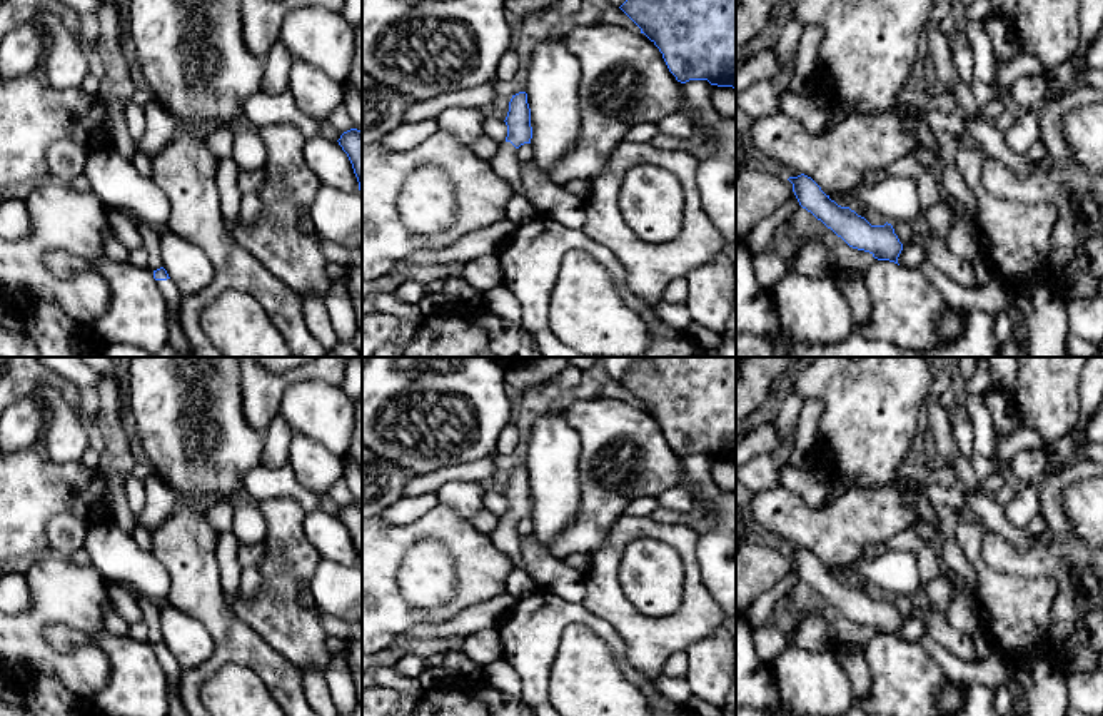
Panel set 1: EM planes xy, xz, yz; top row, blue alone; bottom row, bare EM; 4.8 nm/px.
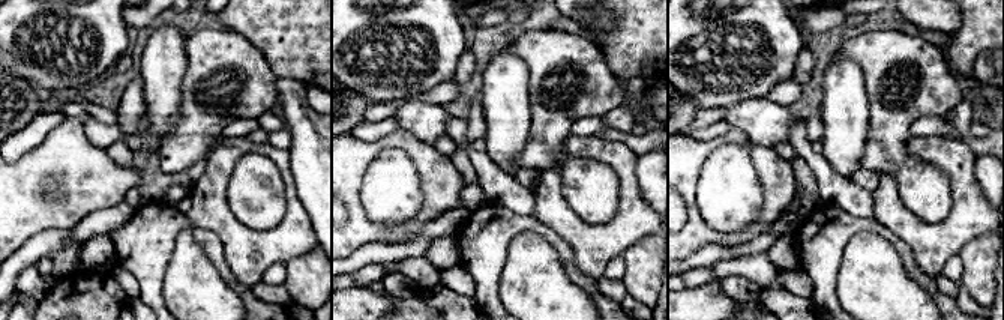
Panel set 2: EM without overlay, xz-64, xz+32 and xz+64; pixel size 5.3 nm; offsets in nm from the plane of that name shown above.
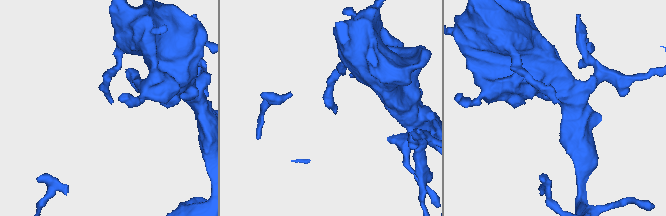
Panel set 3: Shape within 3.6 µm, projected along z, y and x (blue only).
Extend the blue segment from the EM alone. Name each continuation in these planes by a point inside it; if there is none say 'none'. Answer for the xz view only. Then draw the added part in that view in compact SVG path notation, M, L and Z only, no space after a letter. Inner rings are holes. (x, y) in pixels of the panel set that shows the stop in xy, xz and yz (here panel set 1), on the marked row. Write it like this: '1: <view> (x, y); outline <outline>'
1: xz (506, 164); outline M502 142L496 157L489 164L499 177L502 177L507 184L512 185L516 194L521 194L524 190L521 182L517 149L511 142Z

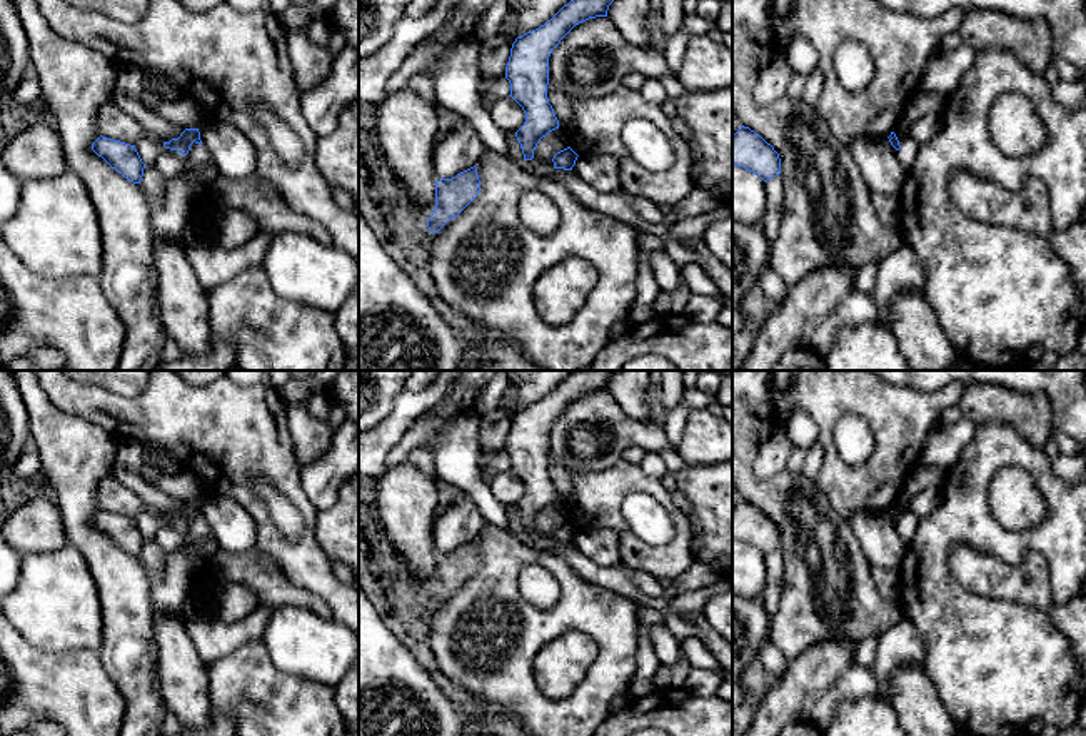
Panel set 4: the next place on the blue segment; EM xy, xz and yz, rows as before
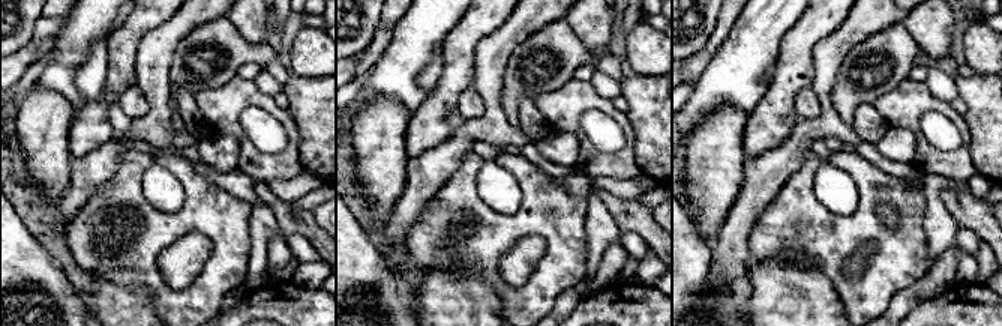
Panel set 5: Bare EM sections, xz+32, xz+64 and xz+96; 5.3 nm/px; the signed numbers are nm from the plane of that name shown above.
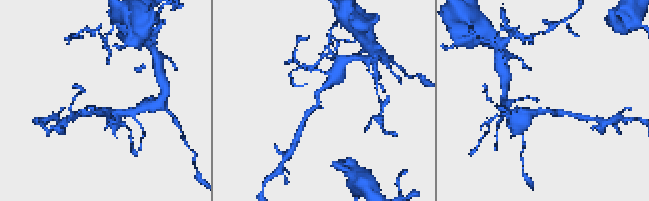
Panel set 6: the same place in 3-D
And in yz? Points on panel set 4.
none

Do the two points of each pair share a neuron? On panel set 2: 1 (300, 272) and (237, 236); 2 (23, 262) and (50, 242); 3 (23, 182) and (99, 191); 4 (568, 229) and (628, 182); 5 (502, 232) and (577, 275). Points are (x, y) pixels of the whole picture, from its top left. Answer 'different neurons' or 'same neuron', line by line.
1: different neurons
2: same neuron
3: same neuron
4: same neuron
5: same neuron

